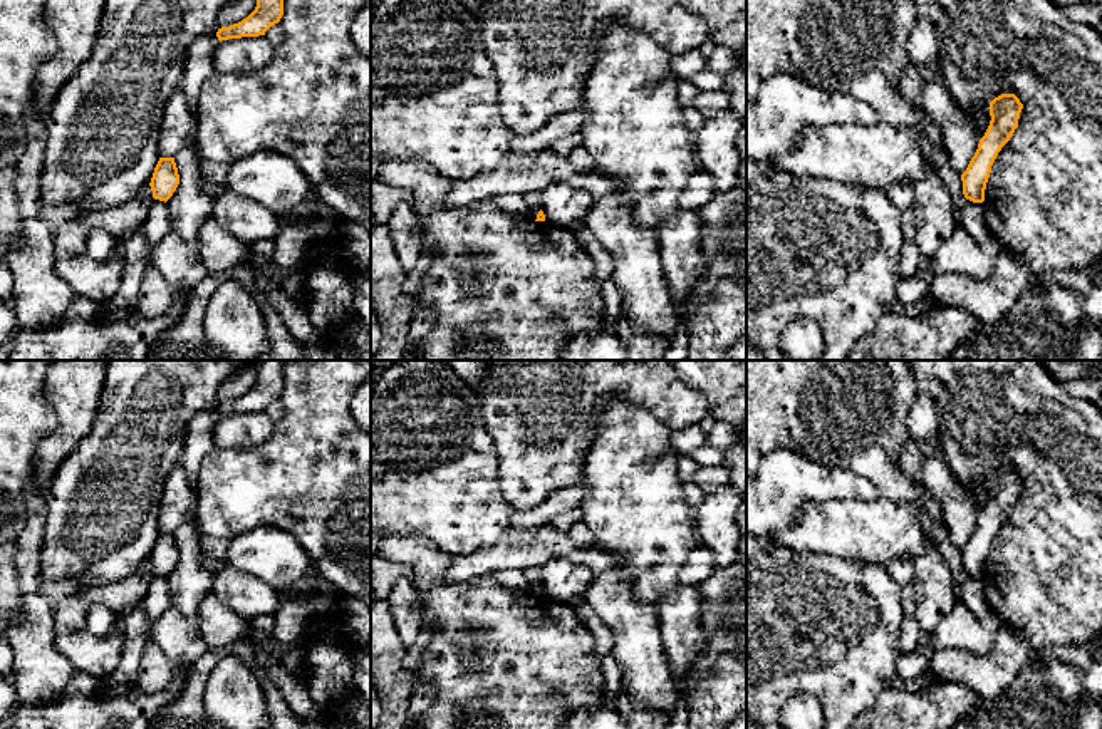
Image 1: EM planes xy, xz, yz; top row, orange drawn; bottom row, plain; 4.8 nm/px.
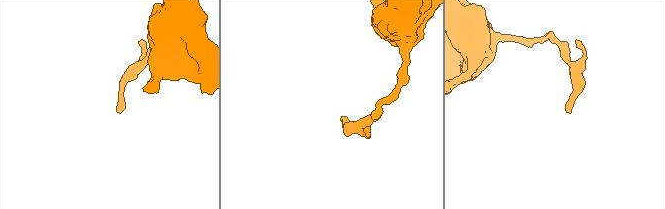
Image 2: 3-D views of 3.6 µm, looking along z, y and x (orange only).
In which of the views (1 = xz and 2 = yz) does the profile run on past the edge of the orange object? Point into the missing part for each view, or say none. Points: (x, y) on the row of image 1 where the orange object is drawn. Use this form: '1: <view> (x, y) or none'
1: none
2: none

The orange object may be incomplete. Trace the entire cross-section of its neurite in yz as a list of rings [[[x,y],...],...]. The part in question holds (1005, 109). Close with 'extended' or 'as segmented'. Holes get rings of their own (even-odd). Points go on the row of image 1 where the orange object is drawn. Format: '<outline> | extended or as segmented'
[[[1001,94],[990,102],[990,126],[980,139],[978,149],[961,174],[963,194],[973,203],[985,201],[985,189],[991,166],[1018,127],[1023,104],[1015,94]]] | as segmented

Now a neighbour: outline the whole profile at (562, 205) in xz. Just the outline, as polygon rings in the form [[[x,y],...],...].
[[[567,183],[547,184],[540,196],[545,221],[559,228],[570,228],[575,221],[584,220],[594,204],[590,193]]]

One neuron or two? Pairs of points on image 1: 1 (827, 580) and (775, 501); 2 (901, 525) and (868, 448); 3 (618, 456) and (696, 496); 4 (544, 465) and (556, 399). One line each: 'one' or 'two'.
1: two
2: two
3: two
4: one

